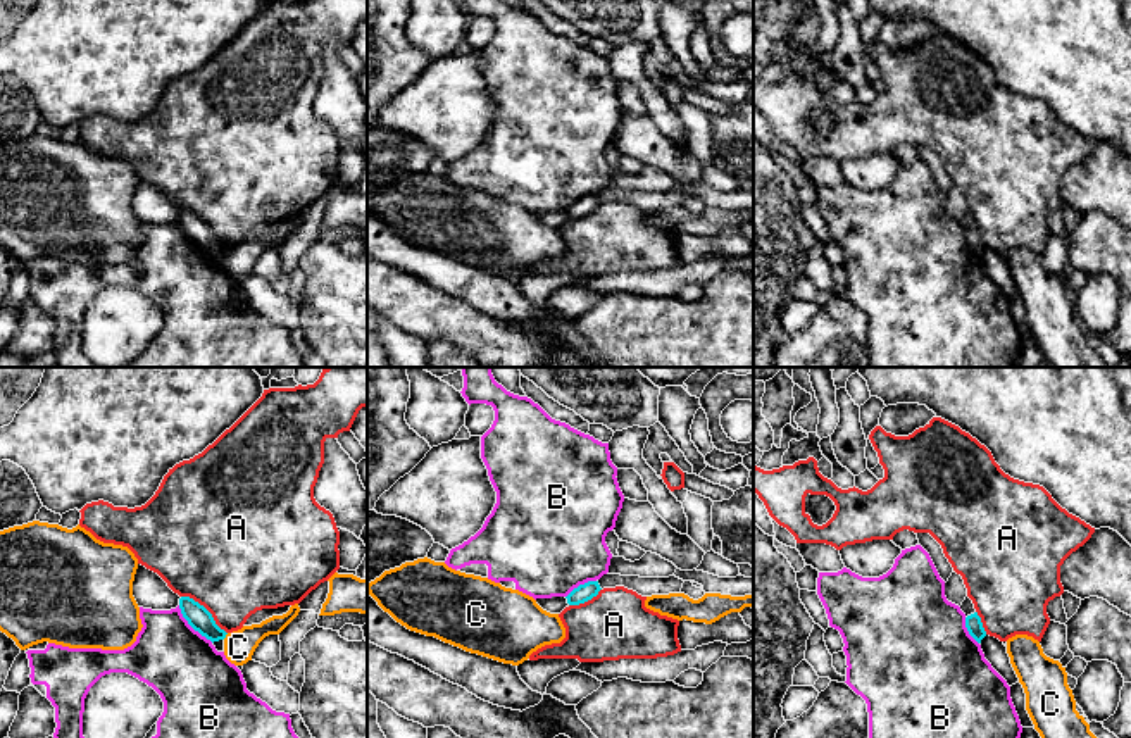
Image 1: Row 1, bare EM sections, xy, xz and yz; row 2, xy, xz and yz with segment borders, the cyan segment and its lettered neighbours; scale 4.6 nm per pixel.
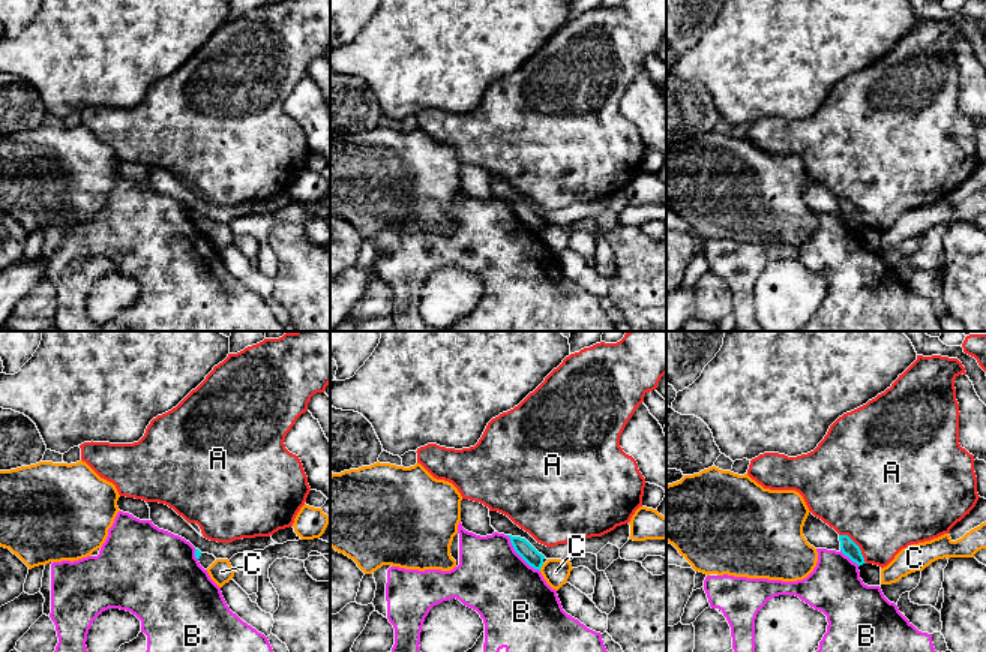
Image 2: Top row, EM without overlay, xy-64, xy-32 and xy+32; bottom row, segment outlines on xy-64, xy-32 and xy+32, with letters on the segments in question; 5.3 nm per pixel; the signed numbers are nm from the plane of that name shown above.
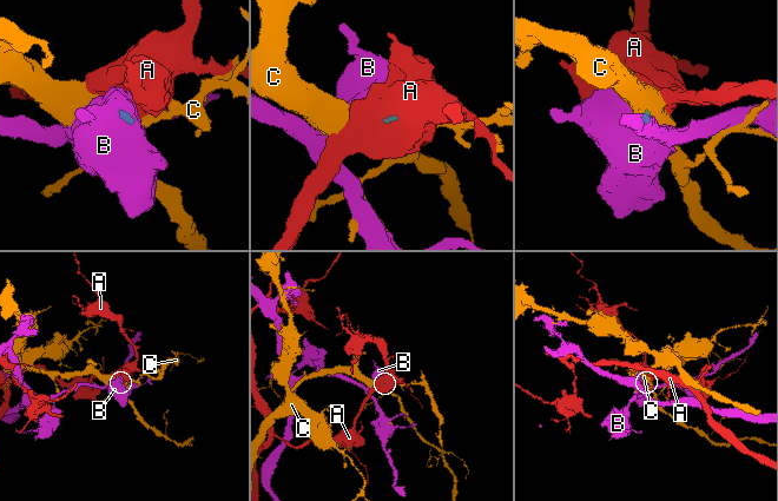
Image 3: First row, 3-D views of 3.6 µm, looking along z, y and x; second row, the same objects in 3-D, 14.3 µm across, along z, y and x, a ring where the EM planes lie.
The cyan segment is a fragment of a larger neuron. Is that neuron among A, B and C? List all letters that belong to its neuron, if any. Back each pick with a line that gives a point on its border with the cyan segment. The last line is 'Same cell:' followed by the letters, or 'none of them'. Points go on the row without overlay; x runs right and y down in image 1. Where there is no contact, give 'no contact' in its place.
Same cell: none of them

